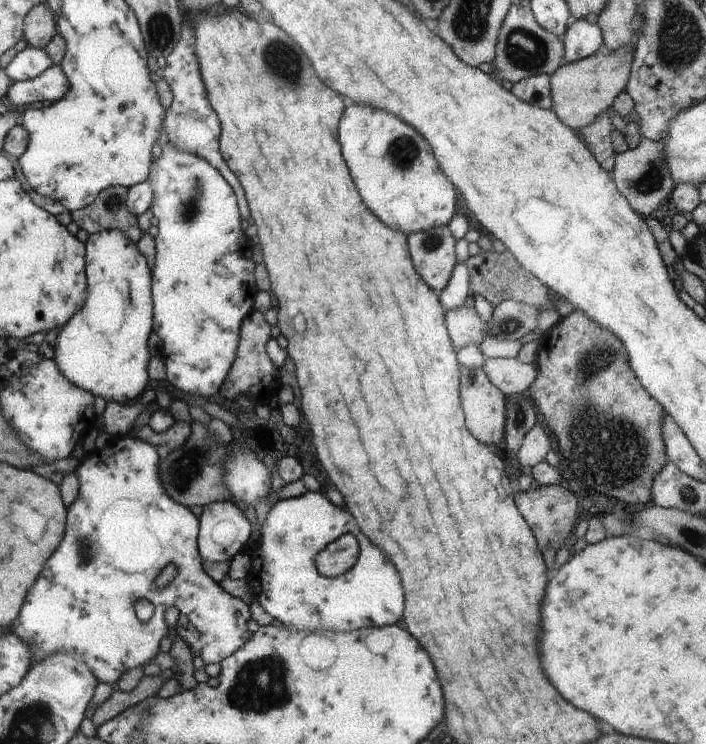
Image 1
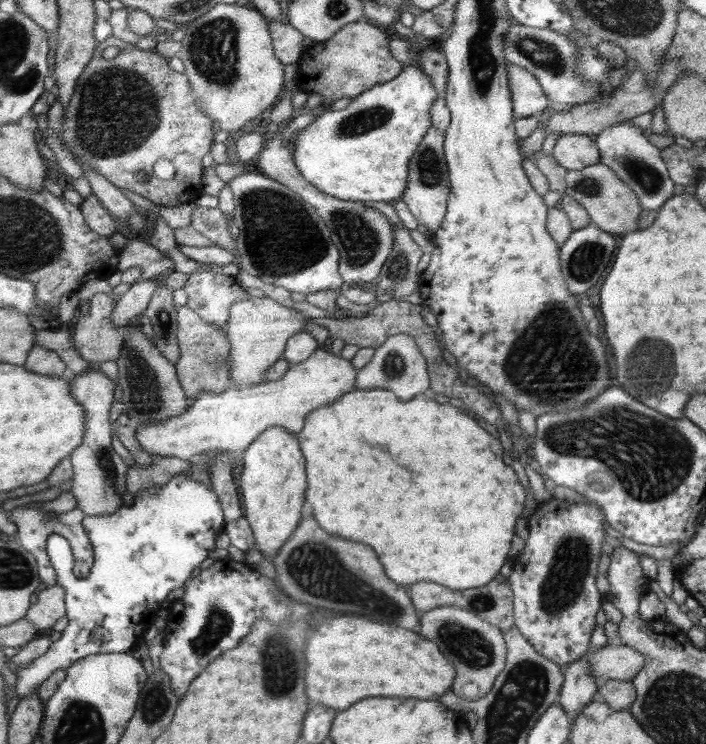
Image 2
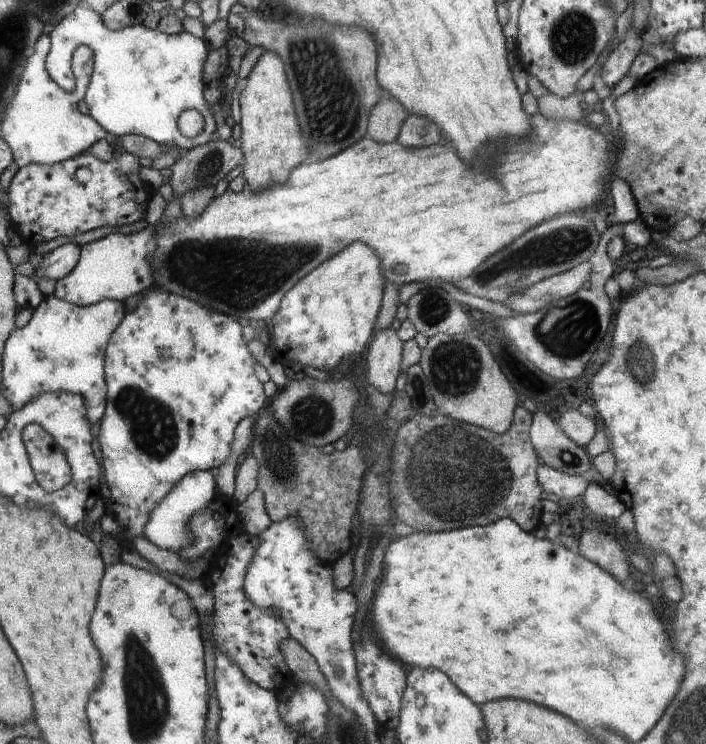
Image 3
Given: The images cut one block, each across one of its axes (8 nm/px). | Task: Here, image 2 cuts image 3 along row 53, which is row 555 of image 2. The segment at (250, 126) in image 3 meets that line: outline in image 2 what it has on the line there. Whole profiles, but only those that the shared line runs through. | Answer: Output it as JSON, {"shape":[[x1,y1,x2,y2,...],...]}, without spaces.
{"shape":[[274,425,260,433,240,458,244,462,239,484,246,507,245,517,254,533,255,548,272,560,302,520,306,490,304,453,296,433]]}

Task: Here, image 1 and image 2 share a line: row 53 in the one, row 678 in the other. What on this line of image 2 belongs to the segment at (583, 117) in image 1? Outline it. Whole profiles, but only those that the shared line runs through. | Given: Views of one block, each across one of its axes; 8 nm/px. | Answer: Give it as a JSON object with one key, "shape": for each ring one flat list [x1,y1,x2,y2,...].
{"shape":[[613,643,591,650,588,660,599,683,607,680,632,681,646,665,646,657,630,646]]}

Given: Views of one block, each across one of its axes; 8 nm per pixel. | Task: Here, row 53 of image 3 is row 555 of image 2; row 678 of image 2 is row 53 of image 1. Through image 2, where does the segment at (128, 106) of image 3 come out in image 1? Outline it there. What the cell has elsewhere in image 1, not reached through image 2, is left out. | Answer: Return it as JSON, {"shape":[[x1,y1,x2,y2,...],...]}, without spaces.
{"shape":[[21,45,14,60,5,68,13,83,32,80,54,66,54,60,45,49]]}

